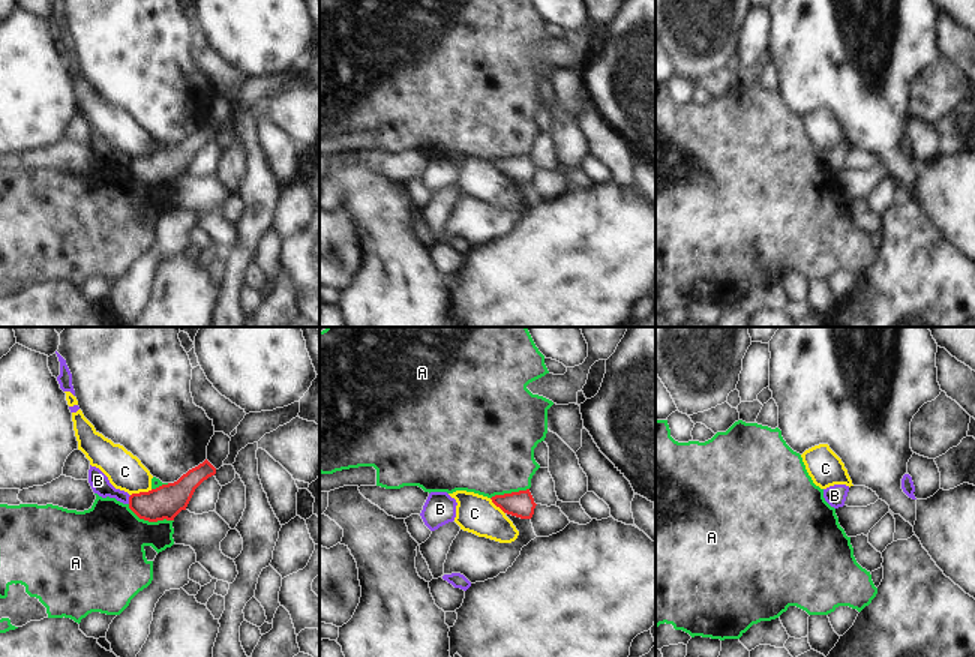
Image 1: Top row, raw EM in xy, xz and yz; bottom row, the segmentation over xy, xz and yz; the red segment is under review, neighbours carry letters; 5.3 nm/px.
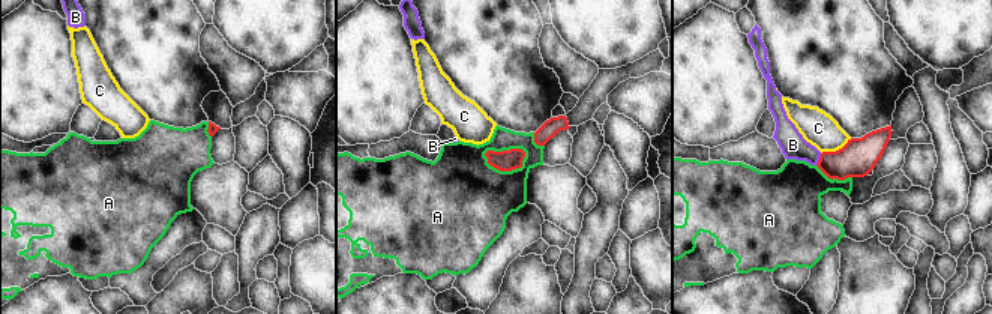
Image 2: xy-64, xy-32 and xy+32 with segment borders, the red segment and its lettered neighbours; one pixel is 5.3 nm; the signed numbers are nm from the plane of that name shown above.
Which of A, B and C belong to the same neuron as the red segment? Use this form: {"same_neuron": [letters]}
{"same_neuron": []}

